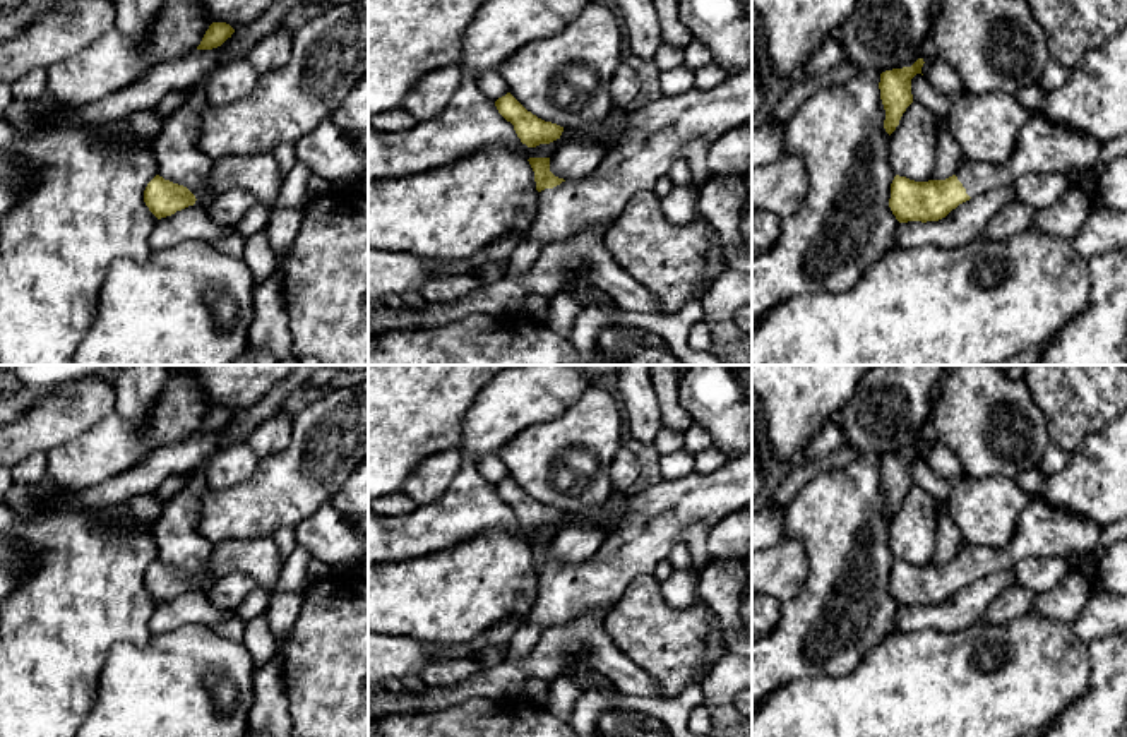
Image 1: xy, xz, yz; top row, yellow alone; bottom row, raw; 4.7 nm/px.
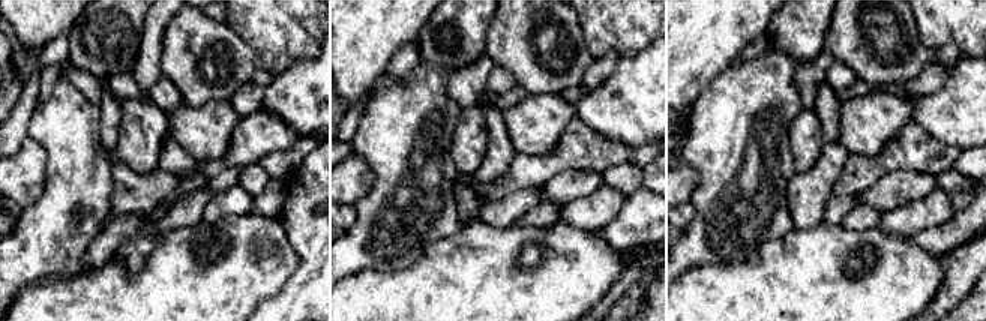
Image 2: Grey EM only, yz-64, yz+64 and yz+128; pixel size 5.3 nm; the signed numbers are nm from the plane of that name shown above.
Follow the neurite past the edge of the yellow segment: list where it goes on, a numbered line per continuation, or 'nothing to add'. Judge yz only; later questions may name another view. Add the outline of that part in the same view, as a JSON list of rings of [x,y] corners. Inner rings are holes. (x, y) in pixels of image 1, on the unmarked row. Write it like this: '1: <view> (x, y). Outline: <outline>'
1: yz (1043, 530). Outline: [[[1033,497],[1017,519],[1017,530],[1007,547],[976,547],[963,543],[956,560],[969,581],[987,578],[999,571],[1012,569],[1024,559],[1060,557],[1089,552],[1101,528],[1093,521],[1050,506],[1045,499]]]

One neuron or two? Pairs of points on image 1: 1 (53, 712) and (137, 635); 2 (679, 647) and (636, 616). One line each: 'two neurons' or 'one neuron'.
1: one neuron
2: one neuron

